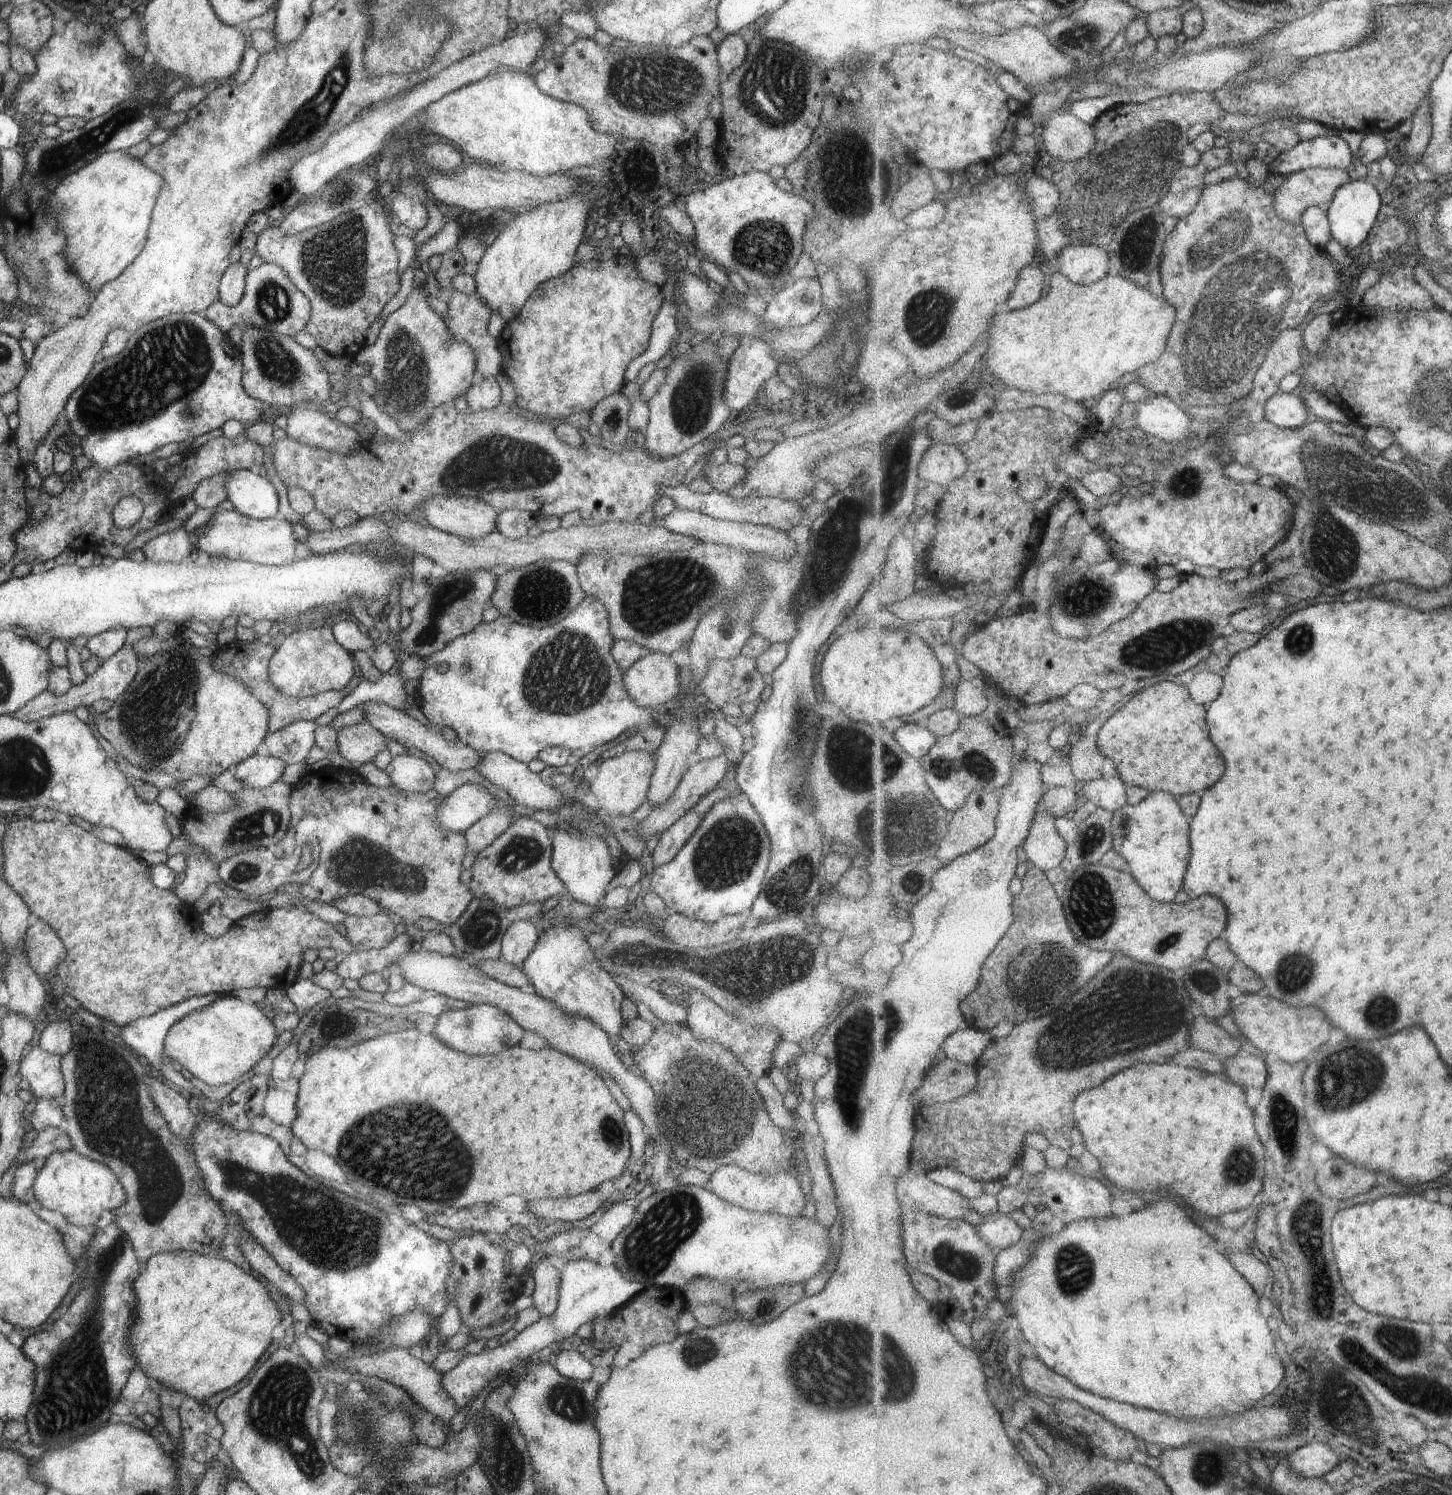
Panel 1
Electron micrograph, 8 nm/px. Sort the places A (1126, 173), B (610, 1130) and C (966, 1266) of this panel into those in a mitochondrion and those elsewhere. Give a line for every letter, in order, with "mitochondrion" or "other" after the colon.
A: mitochondrion
B: mitochondrion
C: mitochondrion

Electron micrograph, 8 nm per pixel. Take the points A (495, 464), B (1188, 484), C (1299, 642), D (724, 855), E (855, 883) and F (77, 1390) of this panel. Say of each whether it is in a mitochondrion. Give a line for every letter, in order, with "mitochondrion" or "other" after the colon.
A: mitochondrion
B: mitochondrion
C: mitochondrion
D: mitochondrion
E: other
F: mitochondrion

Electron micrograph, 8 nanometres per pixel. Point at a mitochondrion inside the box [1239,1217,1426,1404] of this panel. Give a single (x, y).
(1403, 1343)

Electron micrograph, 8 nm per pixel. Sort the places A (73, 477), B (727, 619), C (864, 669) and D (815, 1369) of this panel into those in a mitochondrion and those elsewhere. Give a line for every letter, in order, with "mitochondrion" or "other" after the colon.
A: other
B: mitochondrion
C: other
D: mitochondrion

